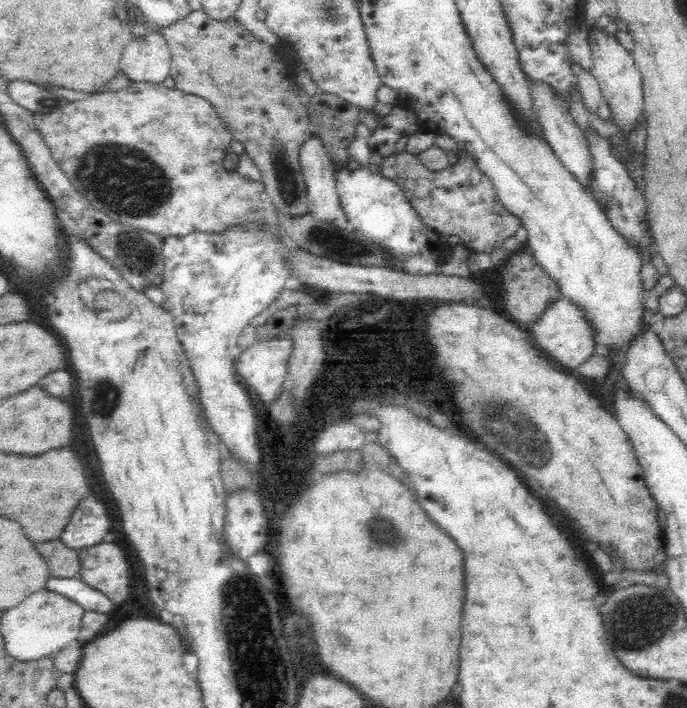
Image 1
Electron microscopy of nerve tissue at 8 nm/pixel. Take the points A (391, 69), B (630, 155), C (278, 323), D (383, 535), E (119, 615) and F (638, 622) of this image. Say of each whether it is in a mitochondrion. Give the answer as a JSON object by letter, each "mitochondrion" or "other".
{"A":"other","B":"other","C":"other","D":"mitochondrion","E":"other","F":"mitochondrion"}

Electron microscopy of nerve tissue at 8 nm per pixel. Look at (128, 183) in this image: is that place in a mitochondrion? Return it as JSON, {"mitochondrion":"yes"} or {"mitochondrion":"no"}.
{"mitochondrion":"yes"}

